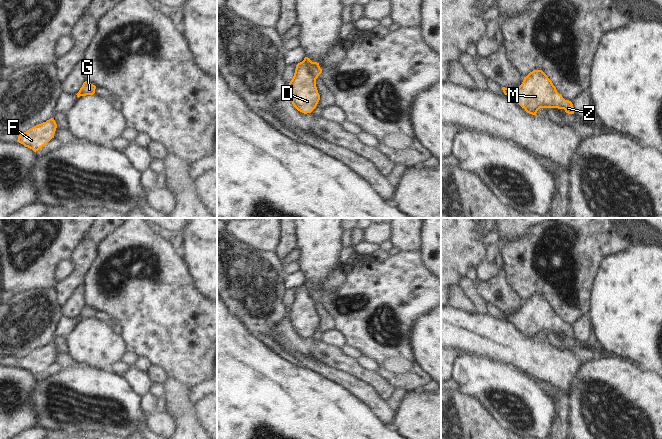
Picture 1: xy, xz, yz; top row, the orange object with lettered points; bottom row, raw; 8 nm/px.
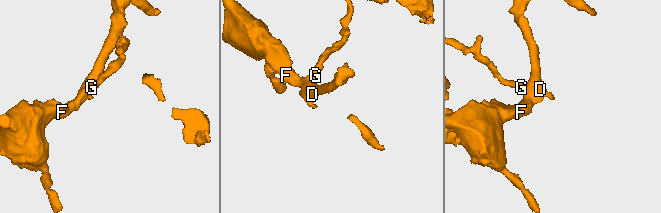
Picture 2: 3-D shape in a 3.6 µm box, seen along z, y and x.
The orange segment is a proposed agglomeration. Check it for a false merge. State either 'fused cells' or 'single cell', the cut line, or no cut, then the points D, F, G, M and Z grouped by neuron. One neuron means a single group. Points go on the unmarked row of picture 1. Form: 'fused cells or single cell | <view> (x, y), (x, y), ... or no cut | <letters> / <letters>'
fused cells | xz (303, 284), (308, 295), (316, 302) | D F M Z / G

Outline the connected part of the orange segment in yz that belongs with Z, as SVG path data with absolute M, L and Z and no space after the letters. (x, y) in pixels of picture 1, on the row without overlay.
M542 294L530 296L509 320L532 339L536 339L540 332L564 333L566 337L574 338L572 326L565 324L557 316L552 305Z

